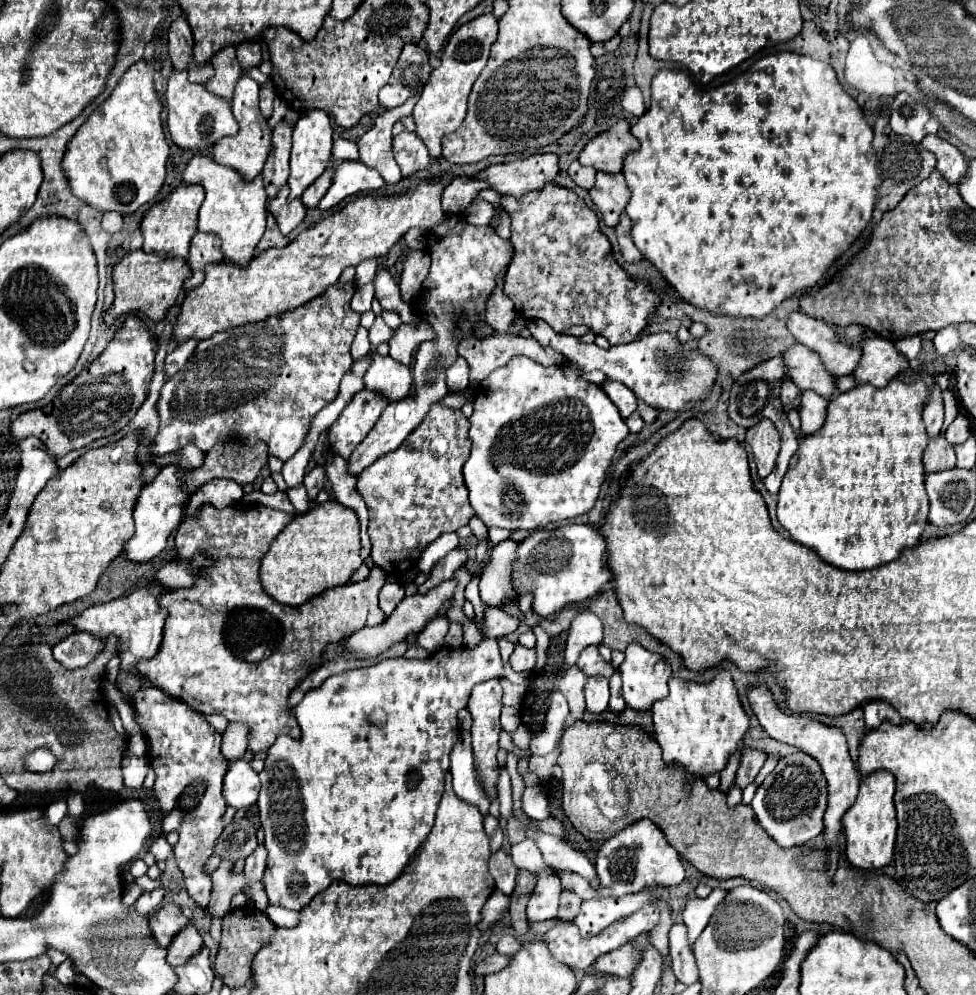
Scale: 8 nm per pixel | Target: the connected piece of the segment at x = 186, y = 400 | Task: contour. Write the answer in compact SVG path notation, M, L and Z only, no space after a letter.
M353 282L331 286L327 294L321 294L295 310L217 332L199 342L195 354L187 360L187 366L163 384L157 402L159 434L151 444L151 454L179 454L185 444L195 444L203 454L207 454L215 444L237 440L239 444L251 446L263 442L267 444L269 456L275 456L281 462L289 460L305 444L315 414L337 398L339 382L353 364L349 350L361 318L361 314L353 312L349 306L355 288Z

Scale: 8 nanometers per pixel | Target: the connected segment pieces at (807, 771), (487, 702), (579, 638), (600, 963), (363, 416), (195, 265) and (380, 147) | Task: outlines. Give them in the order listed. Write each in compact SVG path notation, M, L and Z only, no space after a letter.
M795 752L781 758L775 770L757 788L751 802L759 824L781 846L801 846L823 832L823 814L827 808L827 784L819 762L805 752Z
M487 680L487 682L481 682L473 688L471 692L471 698L469 698L469 704L467 704L467 710L471 712L473 716L473 726L471 726L471 736L473 736L473 754L475 754L475 766L477 766L477 772L479 772L479 778L489 794L489 798L495 796L497 792L497 778L499 778L499 772L497 772L497 748L499 748L499 732L501 732L501 722L499 722L499 714L501 714L501 696L503 696L503 690L499 686L497 680Z
M589 610L579 612L569 628L569 640L567 640L567 648L565 648L563 668L567 670L567 668L575 666L579 652L583 648L587 648L591 644L601 644L601 642L603 642L603 624L599 622L599 618Z
M625 944L621 948L615 948L607 954L603 954L595 962L595 974L605 974L605 976L619 976L619 978L629 978L631 970L639 964L641 950Z
M361 390L359 394L355 394L351 404L331 426L329 446L347 460L355 446L359 446L363 438L371 432L387 404L389 402L381 402L379 394L371 394L371 390Z
M197 232L191 240L191 250L189 250L189 266L191 266L191 272L193 276L185 282L185 290L191 292L193 288L201 286L203 280L205 280L205 266L207 264L217 264L223 260L223 252L221 252L221 242L217 236L213 234L203 234L203 232Z
M419 92L411 96L407 104L401 104L399 108L391 108L389 112L383 112L381 116L377 116L373 128L367 130L357 142L361 162L375 168L389 184L397 184L401 180L401 170L391 150L391 128L395 122L399 122L401 118L413 112L413 106L417 104L417 100L419 100Z

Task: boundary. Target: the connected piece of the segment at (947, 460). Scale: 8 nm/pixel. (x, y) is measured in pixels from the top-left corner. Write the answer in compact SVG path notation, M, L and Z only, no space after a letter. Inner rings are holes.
M931 438L927 442L925 454L923 454L923 464L925 464L925 472L939 472L939 470L947 470L947 468L955 468L955 450L953 446L943 438Z

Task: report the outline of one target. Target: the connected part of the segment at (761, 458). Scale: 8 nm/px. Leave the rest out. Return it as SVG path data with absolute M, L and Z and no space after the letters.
M761 420L757 426L747 430L745 442L751 446L757 464L757 476L763 480L775 468L777 454L781 450L781 436L771 420Z

